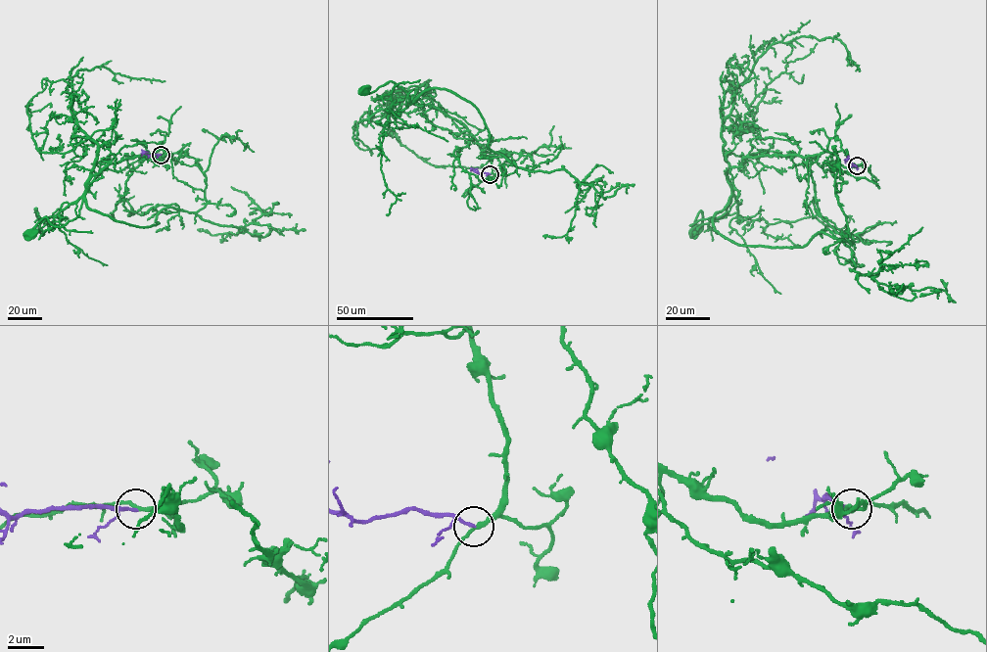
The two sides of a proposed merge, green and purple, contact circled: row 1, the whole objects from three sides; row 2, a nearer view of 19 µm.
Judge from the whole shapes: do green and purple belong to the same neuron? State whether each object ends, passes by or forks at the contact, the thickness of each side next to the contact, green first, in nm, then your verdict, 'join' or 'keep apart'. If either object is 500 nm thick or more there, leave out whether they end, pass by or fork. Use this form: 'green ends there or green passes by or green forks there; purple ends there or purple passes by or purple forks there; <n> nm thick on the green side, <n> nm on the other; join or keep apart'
green passes by; purple ends there; 200 nm thick on the green side, 170 nm on the other; join

